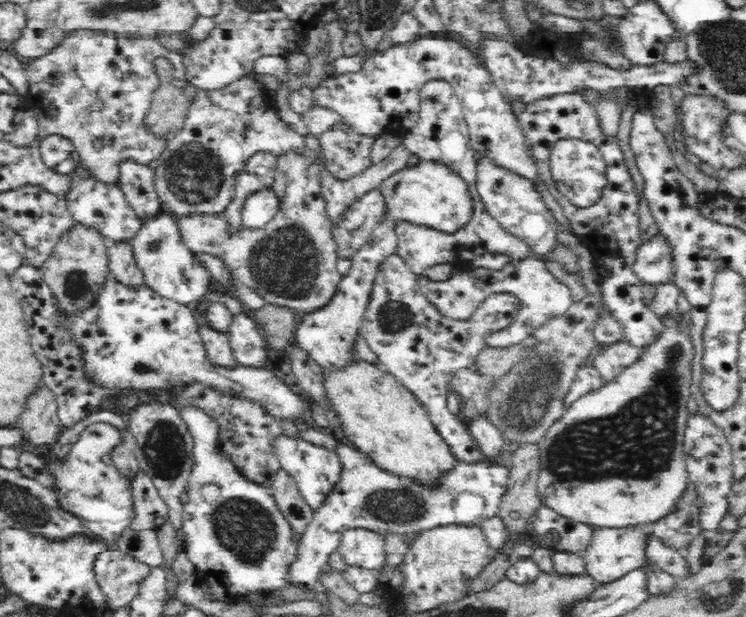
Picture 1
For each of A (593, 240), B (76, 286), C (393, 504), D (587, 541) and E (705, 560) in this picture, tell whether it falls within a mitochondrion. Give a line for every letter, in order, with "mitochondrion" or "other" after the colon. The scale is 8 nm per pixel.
A: other
B: mitochondrion
C: mitochondrion
D: other
E: other

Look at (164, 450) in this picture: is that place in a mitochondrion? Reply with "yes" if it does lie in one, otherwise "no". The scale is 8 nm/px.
yes

